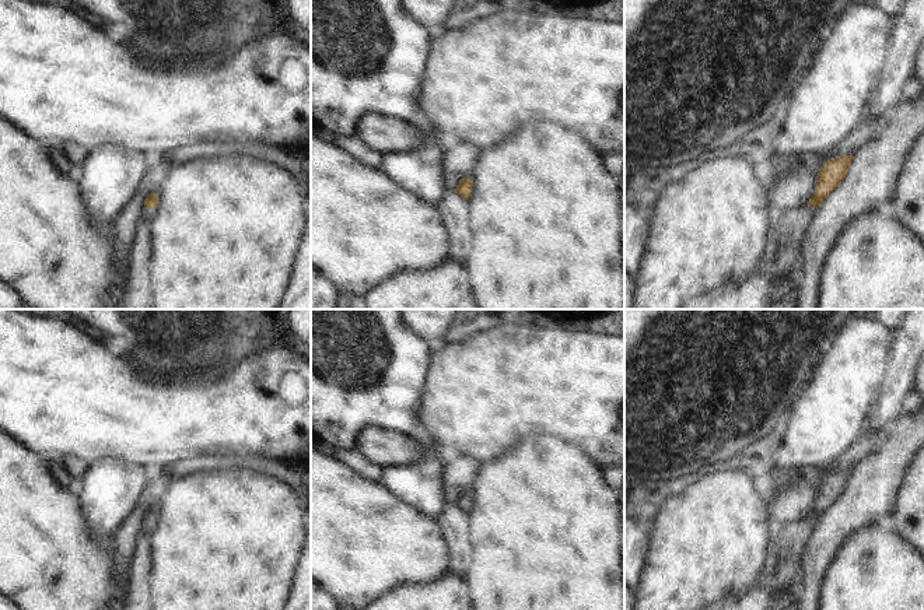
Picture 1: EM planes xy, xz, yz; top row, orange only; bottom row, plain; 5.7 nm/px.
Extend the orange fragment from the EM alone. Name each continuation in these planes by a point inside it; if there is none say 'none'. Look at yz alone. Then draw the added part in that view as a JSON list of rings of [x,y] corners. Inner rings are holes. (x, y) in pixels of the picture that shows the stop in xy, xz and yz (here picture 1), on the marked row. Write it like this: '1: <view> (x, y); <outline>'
1: yz (795, 224); [[[808,204],[788,210],[777,232],[776,257],[783,257],[798,246],[799,239],[806,235],[818,210],[818,206]]]

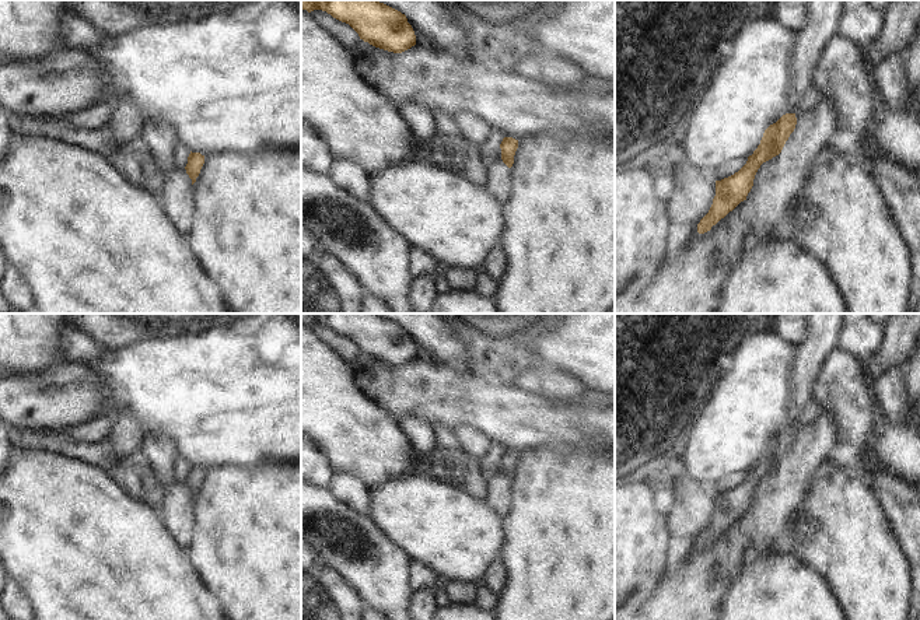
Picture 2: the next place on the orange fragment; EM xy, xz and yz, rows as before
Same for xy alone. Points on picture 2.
none

